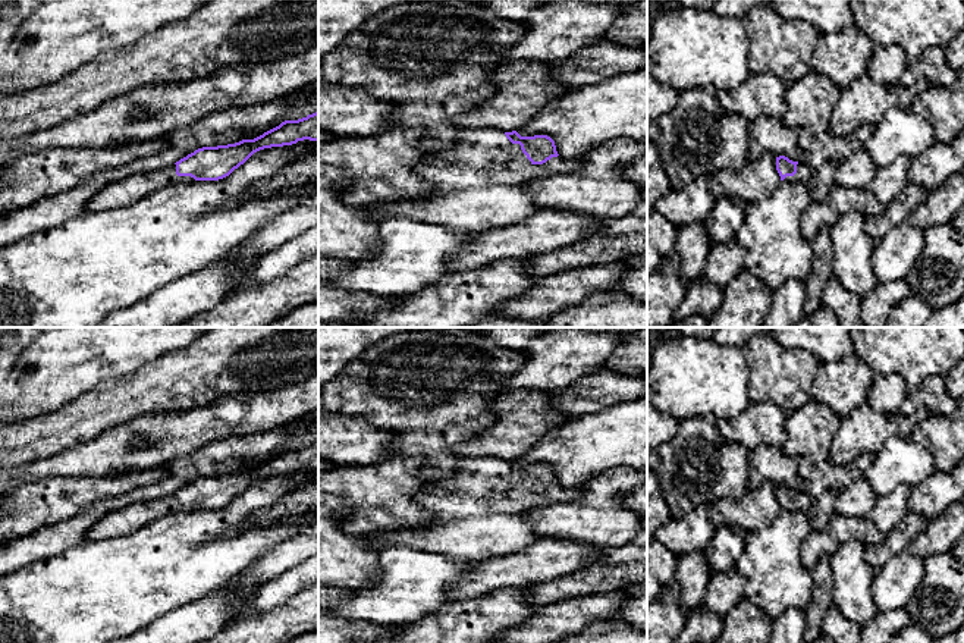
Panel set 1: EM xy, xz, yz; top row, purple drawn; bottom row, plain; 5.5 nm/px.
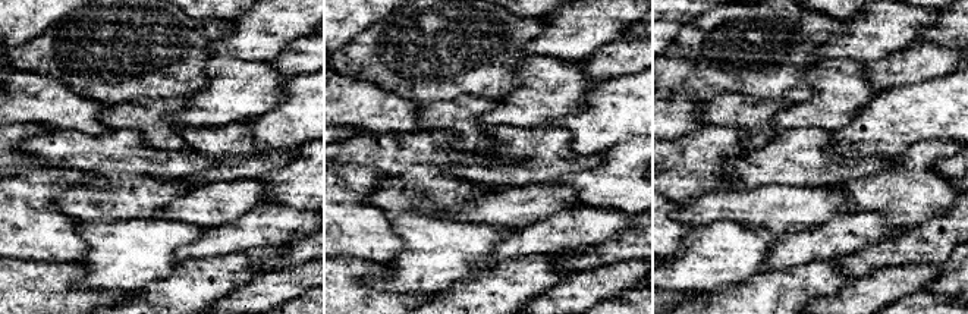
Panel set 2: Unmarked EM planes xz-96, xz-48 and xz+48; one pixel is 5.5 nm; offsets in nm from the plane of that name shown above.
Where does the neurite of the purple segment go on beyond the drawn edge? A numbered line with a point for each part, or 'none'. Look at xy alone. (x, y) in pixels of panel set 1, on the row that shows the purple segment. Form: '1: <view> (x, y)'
1: xy (126, 191)

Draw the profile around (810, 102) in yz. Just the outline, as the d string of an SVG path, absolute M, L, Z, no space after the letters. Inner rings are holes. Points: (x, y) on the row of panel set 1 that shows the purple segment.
M811 69L797 82L786 85L786 112L782 120L789 128L819 137L829 131L829 120L839 97L841 88Z

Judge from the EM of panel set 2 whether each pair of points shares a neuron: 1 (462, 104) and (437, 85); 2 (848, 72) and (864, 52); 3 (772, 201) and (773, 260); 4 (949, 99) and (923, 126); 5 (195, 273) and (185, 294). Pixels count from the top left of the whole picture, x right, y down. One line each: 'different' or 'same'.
1: different
2: different
3: different
4: same
5: same

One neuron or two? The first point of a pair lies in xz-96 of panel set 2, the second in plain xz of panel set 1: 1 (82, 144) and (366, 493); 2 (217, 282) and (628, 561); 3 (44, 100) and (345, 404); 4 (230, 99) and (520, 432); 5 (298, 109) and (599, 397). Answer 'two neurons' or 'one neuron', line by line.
1: one neuron
2: two neurons
3: two neurons
4: one neuron
5: two neurons

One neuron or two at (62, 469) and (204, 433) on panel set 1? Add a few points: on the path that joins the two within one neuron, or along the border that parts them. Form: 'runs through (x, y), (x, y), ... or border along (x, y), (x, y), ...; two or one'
runs through (97, 458), (156, 449), (169, 436); one

